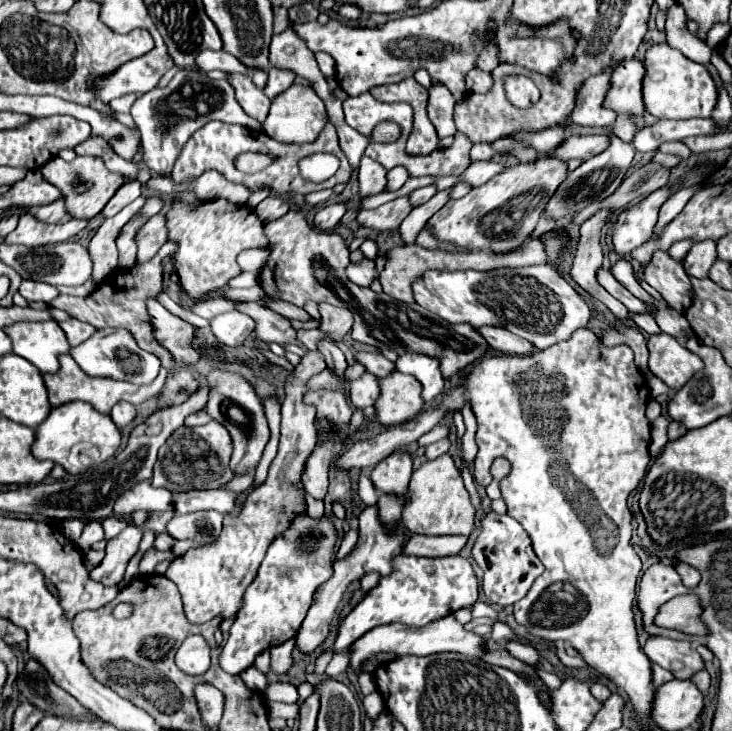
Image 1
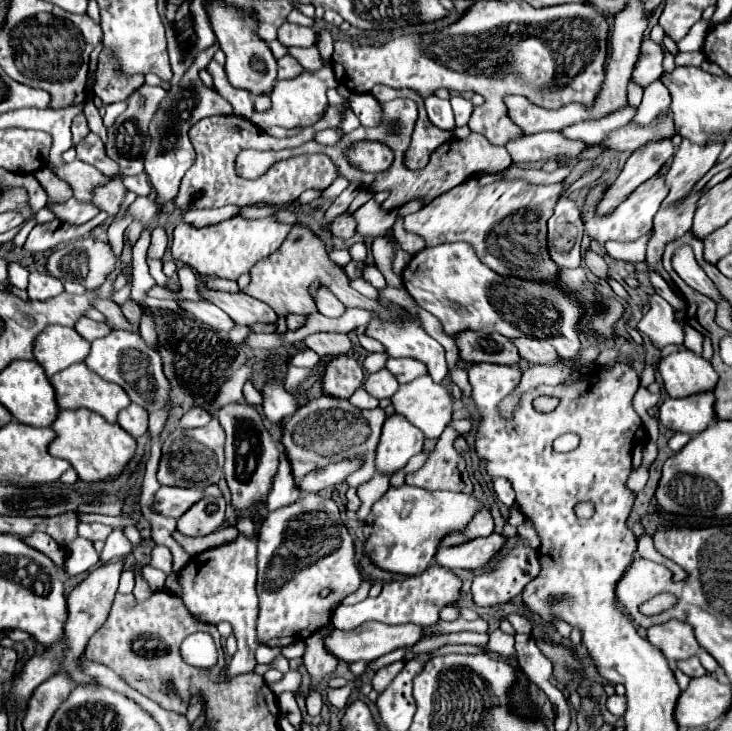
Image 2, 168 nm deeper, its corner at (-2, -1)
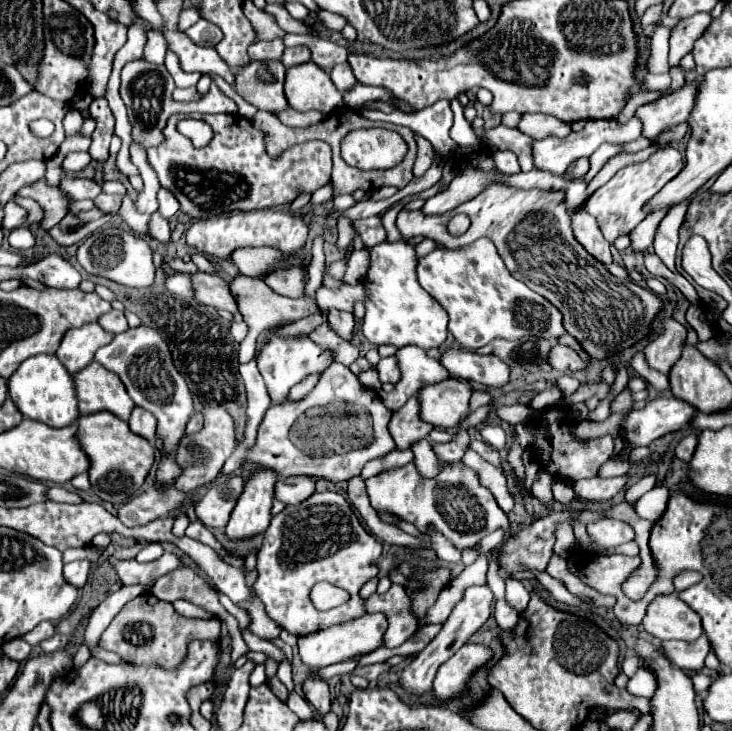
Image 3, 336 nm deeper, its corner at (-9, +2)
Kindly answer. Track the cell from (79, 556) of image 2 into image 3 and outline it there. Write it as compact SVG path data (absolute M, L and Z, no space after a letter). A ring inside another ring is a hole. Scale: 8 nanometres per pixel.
M72 561L72 563L66 563L64 565L64 577L68 583L72 583L74 587L84 587L88 575L90 575L90 569L92 569L92 561Z

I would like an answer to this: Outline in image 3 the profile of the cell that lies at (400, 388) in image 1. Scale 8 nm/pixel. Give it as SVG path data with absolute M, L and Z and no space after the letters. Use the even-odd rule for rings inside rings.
M454 377L426 385L418 391L420 415L426 423L440 429L458 427L462 417L468 413L470 393L468 383Z

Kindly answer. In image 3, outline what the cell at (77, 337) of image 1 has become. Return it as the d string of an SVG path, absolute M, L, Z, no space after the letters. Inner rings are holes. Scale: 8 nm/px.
M112 309L110 313L98 317L98 325L102 325L104 331L110 331L110 333L114 333L114 335L128 329L128 323L126 323L122 311L114 311L114 309Z

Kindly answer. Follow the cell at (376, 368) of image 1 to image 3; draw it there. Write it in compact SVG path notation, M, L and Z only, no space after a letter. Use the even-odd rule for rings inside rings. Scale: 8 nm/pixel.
M402 347L398 349L396 359L402 371L402 379L396 383L392 393L386 393L386 397L382 399L382 403L386 403L390 411L398 411L398 407L402 407L412 395L416 395L420 387L450 377L450 373L436 359L428 357L420 347Z

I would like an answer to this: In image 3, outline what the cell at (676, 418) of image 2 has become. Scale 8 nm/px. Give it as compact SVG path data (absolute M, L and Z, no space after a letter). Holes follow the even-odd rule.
M658 397L650 401L644 409L634 409L628 415L626 427L626 445L640 447L650 445L654 439L674 433L680 429L690 429L690 417L696 415L690 403L682 403L674 397Z

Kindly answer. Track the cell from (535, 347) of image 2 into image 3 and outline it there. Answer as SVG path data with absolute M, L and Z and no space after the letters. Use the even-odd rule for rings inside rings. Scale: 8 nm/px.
M554 345L550 349L550 365L558 371L558 373L578 373L582 369L586 369L588 365L578 357L578 353L566 345Z

